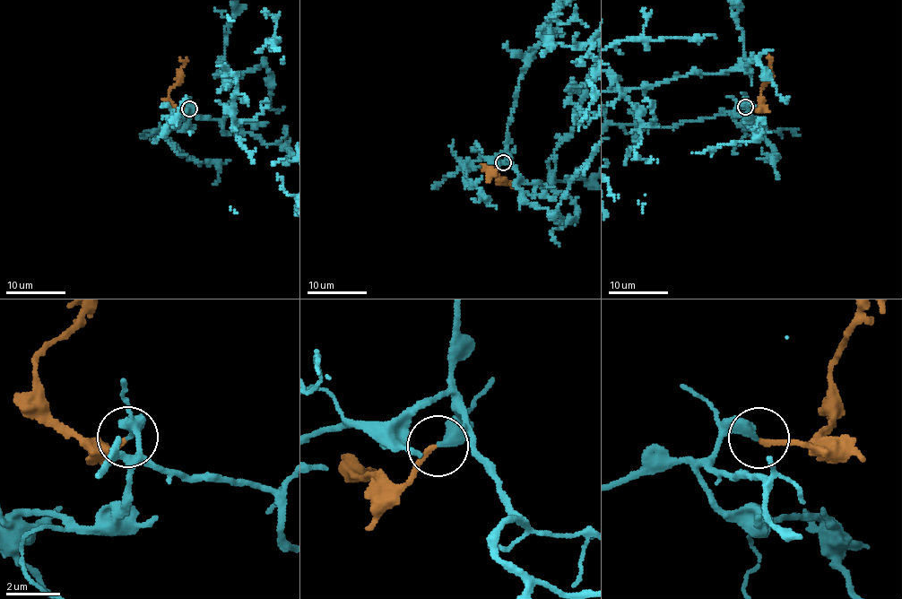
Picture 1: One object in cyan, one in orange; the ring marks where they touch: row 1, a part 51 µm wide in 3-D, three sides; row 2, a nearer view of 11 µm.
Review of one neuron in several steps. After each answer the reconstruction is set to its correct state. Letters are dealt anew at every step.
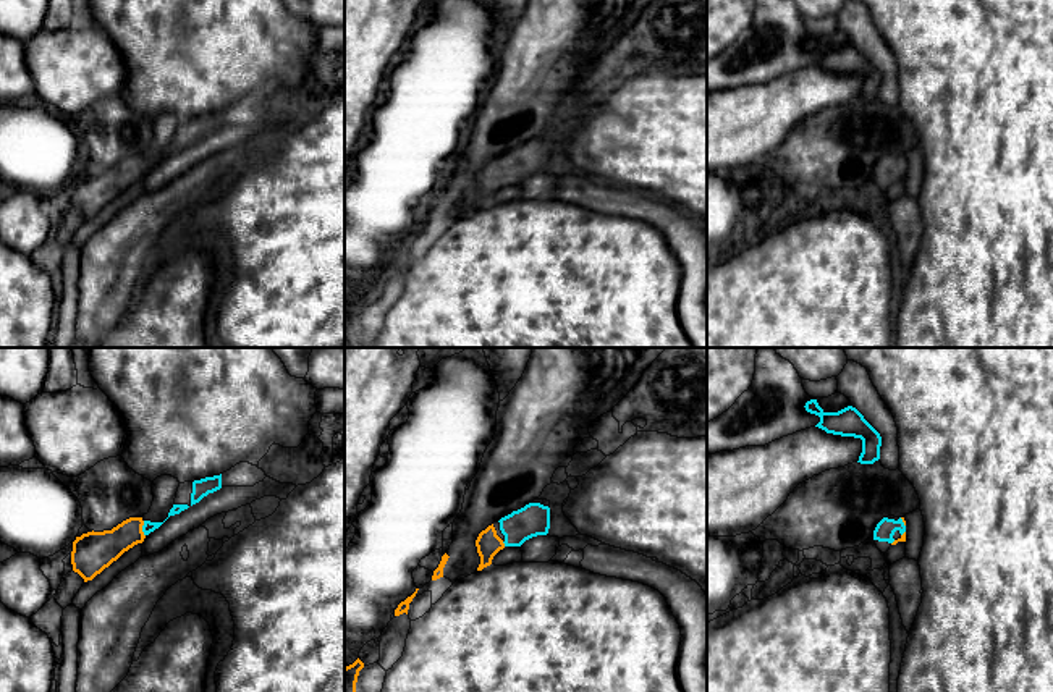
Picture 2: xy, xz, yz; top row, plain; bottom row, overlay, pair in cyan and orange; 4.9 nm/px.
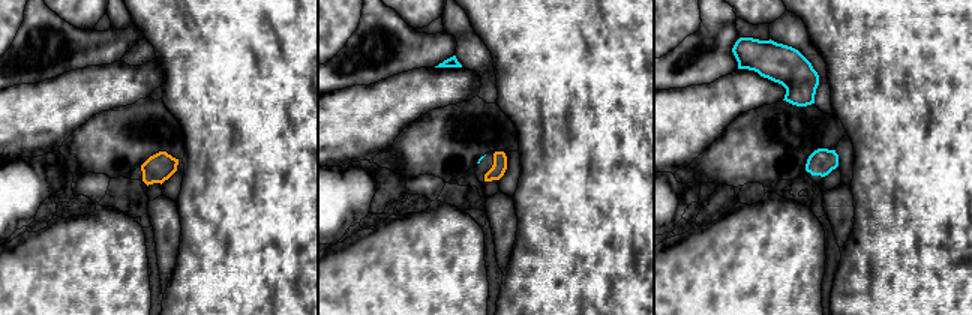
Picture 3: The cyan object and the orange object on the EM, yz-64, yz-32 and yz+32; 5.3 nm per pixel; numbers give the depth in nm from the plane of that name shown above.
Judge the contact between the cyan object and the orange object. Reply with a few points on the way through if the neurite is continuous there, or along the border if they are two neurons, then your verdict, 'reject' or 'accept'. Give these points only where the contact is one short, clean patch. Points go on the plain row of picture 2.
across xy (148, 165), (143, 167), (135, 167), (97, 188) | accept

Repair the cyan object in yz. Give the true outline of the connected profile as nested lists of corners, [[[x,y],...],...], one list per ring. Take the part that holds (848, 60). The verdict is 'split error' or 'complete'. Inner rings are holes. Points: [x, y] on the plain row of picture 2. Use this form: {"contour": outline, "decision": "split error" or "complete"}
{"contour": [[[817,37],[807,39],[804,45],[807,50],[820,55],[815,65],[827,71],[862,78],[862,91],[857,100],[873,102],[880,97],[882,74],[856,45],[848,44],[838,50],[825,50]]], "decision": "complete"}

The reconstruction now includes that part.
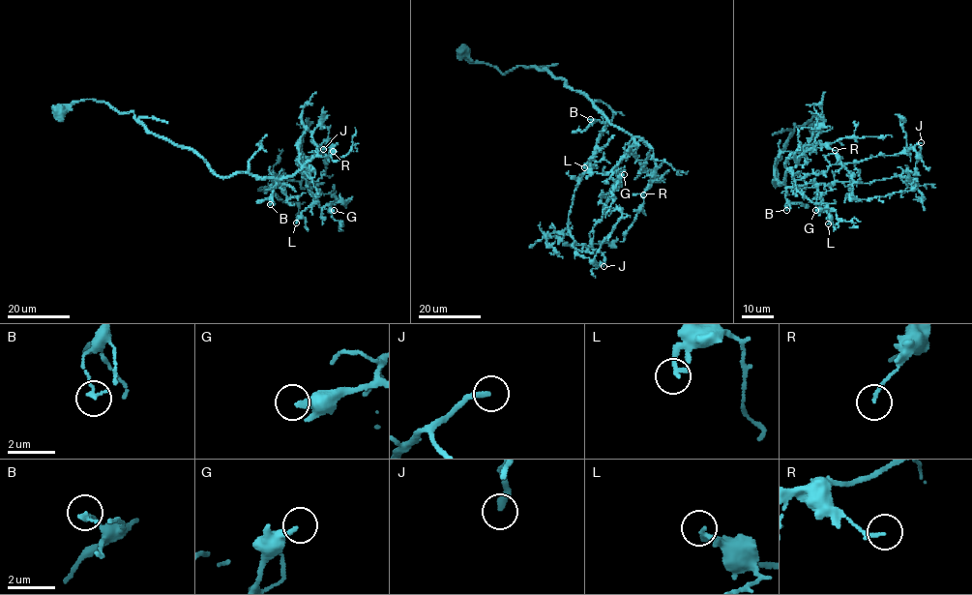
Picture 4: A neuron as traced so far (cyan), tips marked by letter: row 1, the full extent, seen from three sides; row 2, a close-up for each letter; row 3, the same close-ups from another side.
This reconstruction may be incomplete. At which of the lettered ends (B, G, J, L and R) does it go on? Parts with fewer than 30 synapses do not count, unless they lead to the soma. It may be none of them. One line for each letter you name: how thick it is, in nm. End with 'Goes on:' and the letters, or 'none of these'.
J: 240 nm
Goes on: J

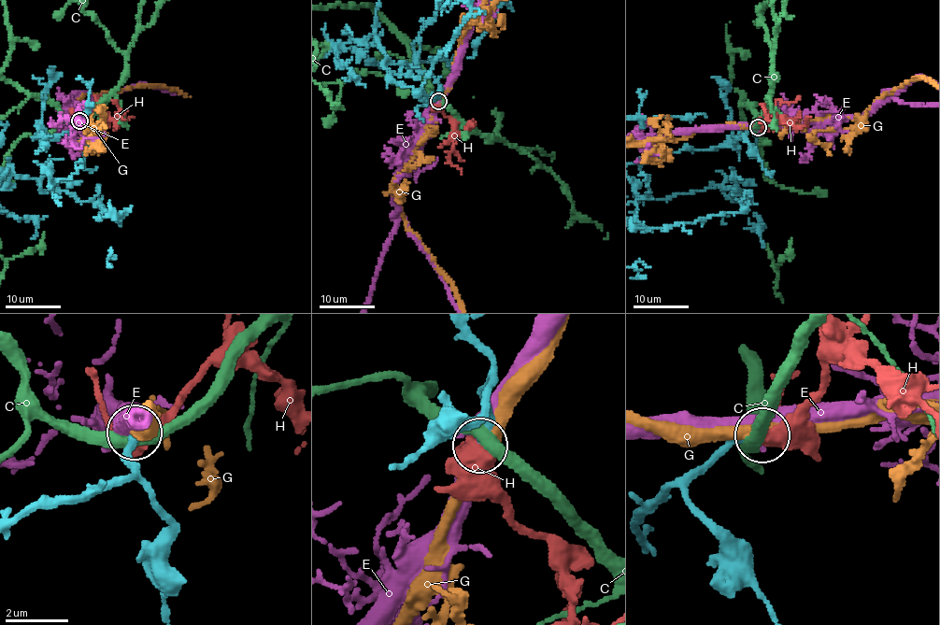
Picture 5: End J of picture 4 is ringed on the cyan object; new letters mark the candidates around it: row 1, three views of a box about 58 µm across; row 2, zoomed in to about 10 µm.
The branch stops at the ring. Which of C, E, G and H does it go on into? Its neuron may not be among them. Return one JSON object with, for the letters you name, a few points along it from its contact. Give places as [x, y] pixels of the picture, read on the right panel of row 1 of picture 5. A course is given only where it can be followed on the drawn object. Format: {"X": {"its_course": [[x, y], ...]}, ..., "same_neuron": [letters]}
{"H": {"its_course": [[758, 127], [761, 127], [769, 114], [777, 115], [781, 124], [795, 128], [804, 126], [810, 117]]}, "same_neuron": ["H"]}

